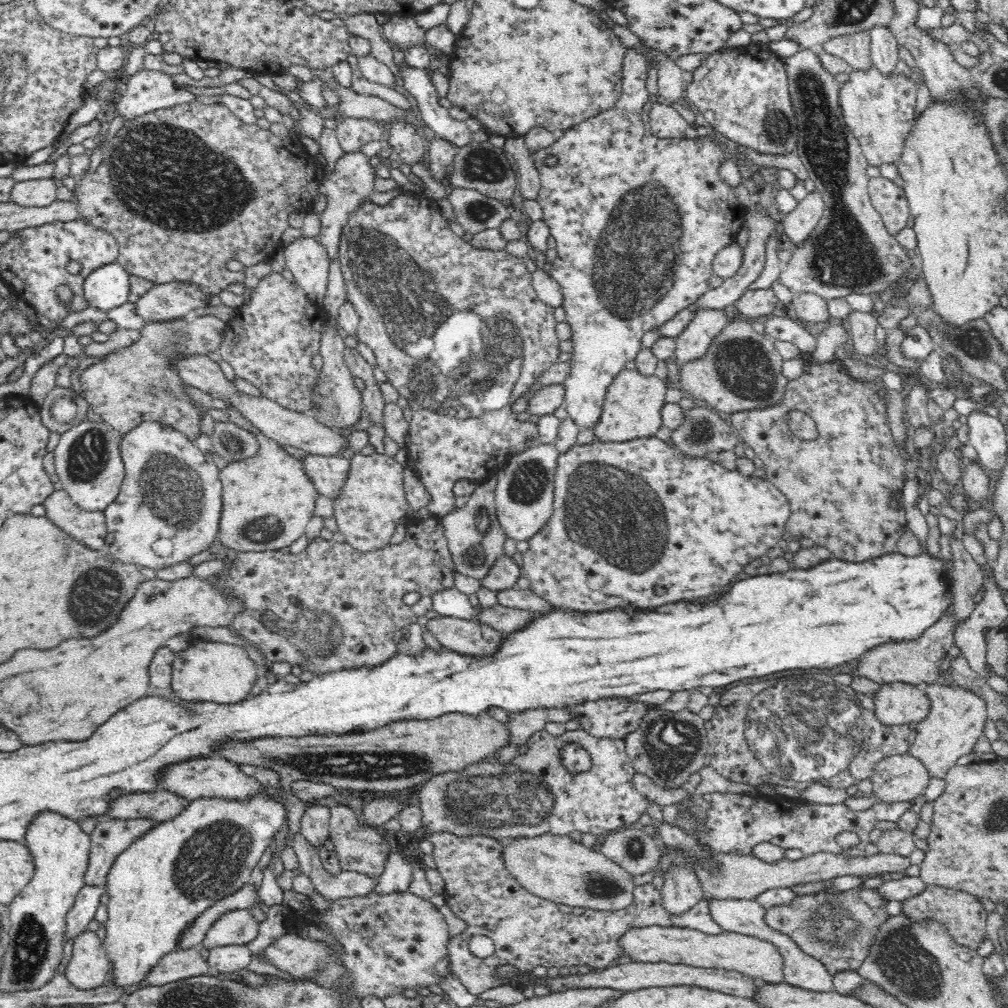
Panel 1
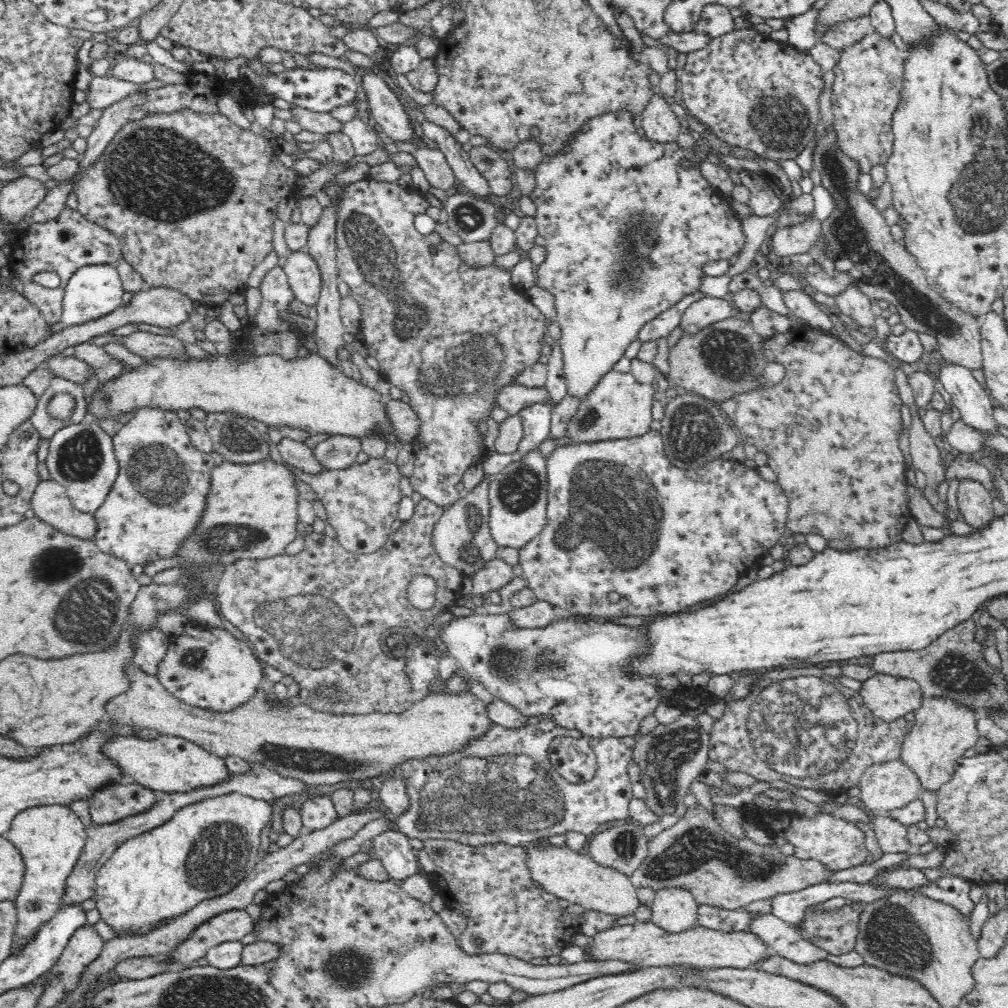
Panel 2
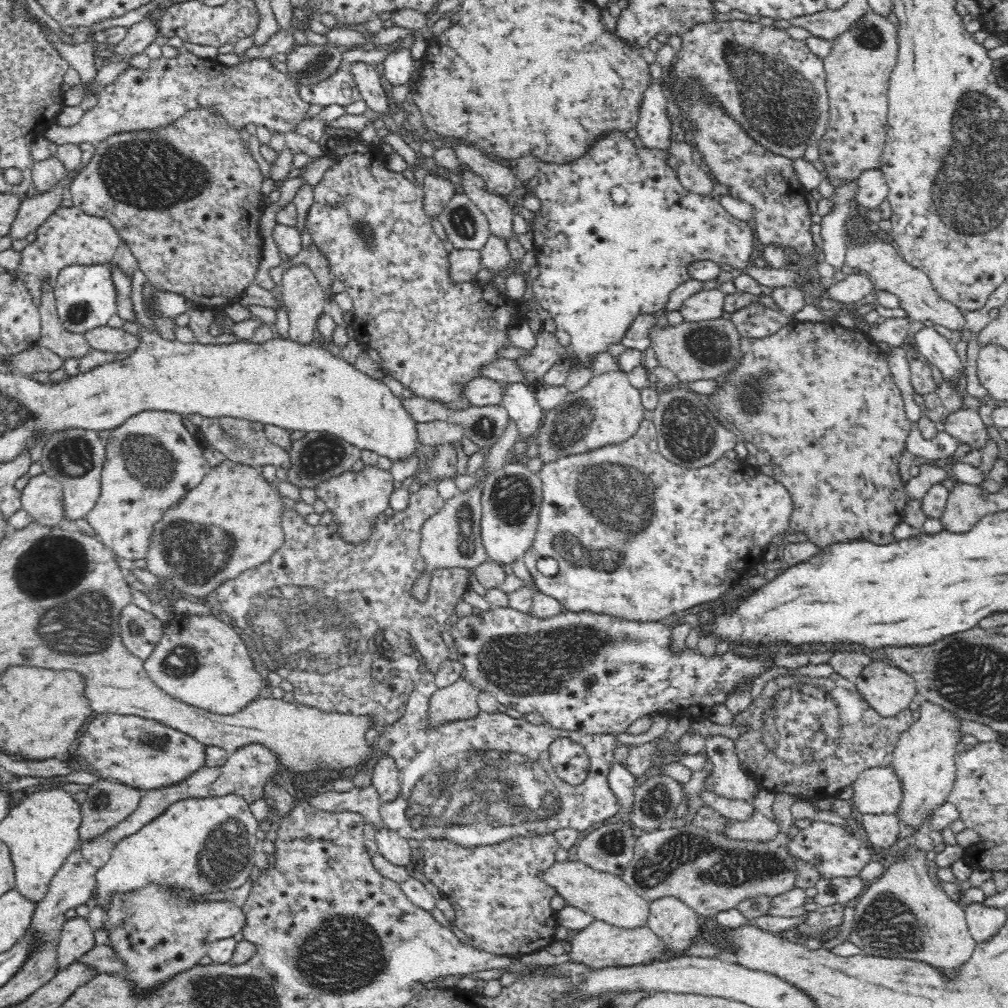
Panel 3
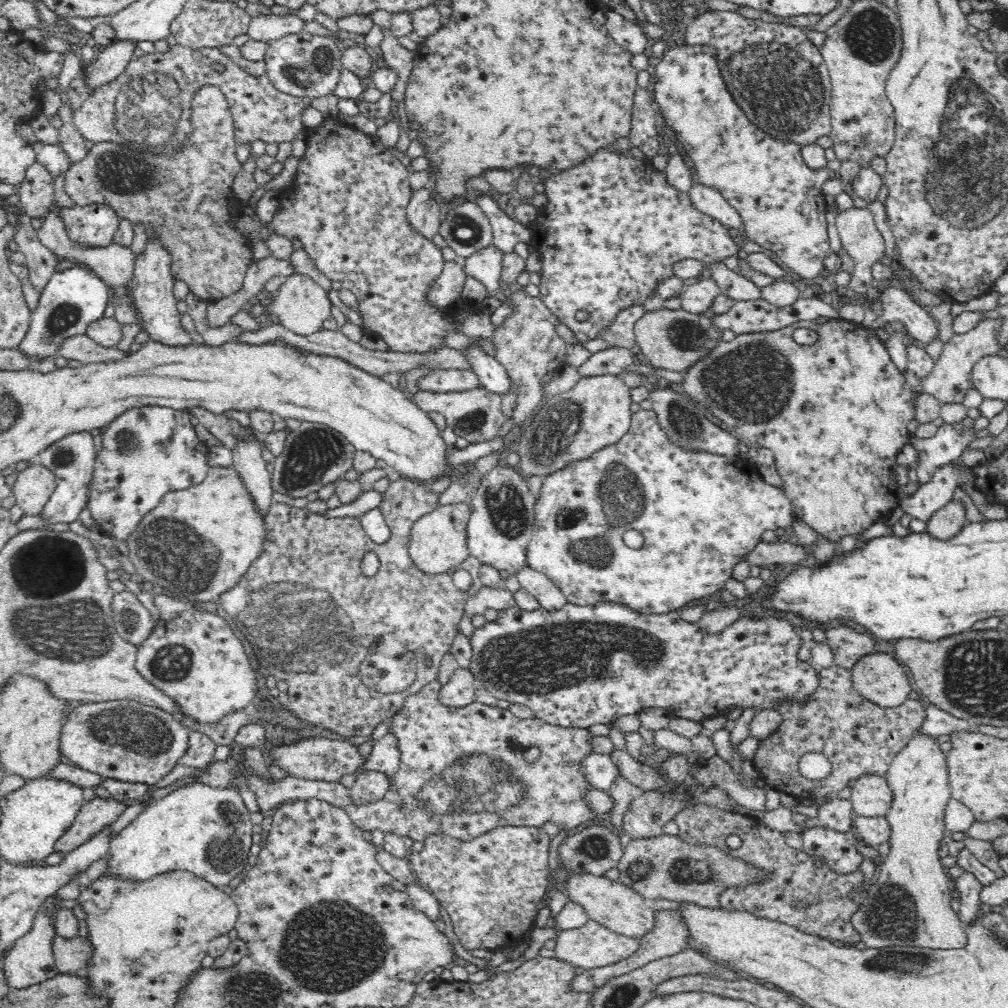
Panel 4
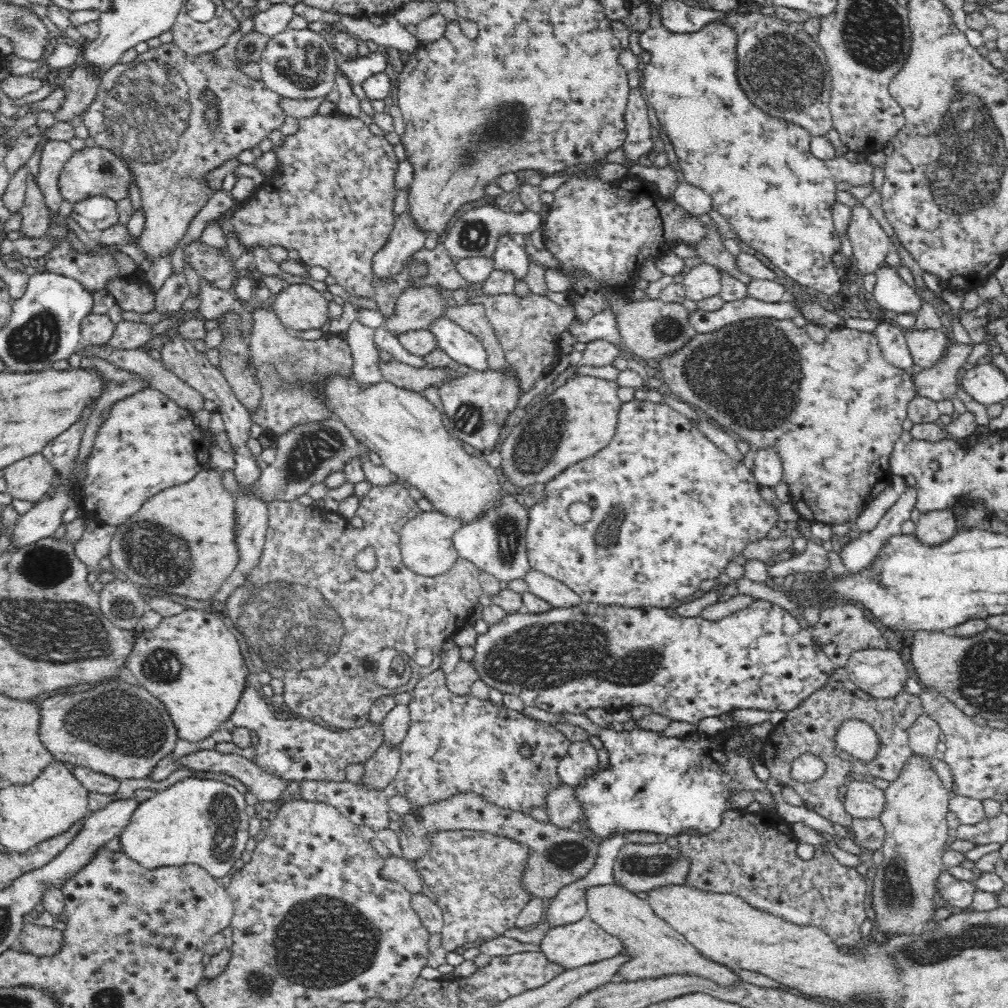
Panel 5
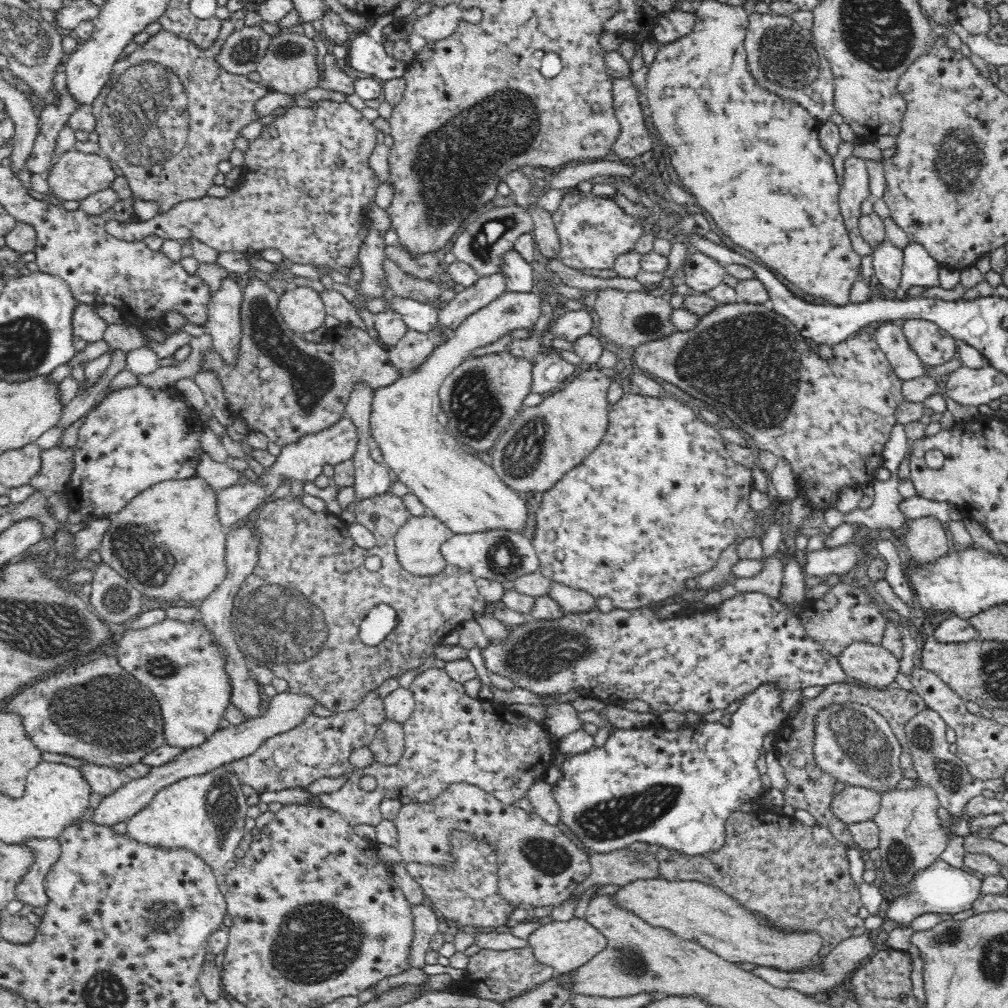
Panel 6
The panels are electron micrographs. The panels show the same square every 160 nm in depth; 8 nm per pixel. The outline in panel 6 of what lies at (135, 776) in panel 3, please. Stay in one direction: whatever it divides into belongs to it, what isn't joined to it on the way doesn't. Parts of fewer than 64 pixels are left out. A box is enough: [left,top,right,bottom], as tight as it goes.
[5,655,166,771]

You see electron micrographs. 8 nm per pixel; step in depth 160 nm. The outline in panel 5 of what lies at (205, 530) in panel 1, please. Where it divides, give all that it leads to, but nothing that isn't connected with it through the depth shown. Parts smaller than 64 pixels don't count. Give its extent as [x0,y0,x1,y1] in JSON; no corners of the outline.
[83,388,211,528]

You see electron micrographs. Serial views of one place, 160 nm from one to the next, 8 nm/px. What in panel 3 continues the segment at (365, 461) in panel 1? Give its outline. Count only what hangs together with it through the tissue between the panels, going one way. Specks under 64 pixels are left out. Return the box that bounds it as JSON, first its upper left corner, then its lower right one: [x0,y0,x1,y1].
[199,416,395,546]

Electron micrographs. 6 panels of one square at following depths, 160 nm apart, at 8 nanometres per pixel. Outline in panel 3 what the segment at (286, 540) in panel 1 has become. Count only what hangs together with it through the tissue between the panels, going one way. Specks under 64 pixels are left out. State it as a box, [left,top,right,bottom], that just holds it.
[147,459,286,600]

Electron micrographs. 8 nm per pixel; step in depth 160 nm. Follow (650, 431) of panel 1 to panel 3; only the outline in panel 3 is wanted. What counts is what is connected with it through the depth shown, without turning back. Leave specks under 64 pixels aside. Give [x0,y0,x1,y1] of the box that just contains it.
[534,371,644,463]

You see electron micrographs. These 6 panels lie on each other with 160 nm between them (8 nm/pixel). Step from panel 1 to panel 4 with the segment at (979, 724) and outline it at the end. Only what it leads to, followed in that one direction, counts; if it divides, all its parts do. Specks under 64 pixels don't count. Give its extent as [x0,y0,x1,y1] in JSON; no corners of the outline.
[851,730,967,949]

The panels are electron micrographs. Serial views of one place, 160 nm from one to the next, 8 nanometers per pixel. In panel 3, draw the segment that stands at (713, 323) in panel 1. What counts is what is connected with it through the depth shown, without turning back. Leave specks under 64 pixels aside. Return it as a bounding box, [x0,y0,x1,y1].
[679,290,725,322]

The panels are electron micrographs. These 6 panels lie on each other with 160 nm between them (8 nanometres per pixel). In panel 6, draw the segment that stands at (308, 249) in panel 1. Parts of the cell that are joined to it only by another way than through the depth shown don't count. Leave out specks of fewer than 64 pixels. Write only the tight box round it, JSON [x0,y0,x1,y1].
[277,286,327,335]

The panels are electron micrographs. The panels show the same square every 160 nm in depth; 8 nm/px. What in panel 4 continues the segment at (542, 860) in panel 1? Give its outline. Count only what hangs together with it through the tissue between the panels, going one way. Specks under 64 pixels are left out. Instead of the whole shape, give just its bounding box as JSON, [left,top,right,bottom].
[563,872,655,937]

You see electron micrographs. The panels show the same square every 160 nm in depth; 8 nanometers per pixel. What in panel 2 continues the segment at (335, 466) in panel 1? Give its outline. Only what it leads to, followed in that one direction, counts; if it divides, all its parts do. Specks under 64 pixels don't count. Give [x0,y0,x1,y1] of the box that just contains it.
[277,437,326,477]

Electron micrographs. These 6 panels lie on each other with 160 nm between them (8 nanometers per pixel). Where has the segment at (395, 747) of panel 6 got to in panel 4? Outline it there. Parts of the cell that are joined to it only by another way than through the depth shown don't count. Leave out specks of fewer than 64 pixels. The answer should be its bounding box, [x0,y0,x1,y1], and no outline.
[348,770,390,806]

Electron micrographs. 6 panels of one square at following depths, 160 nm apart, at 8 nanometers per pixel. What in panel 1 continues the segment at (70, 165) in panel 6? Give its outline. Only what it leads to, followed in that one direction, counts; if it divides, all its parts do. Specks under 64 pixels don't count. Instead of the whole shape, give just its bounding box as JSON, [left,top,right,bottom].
[74,101,322,296]

